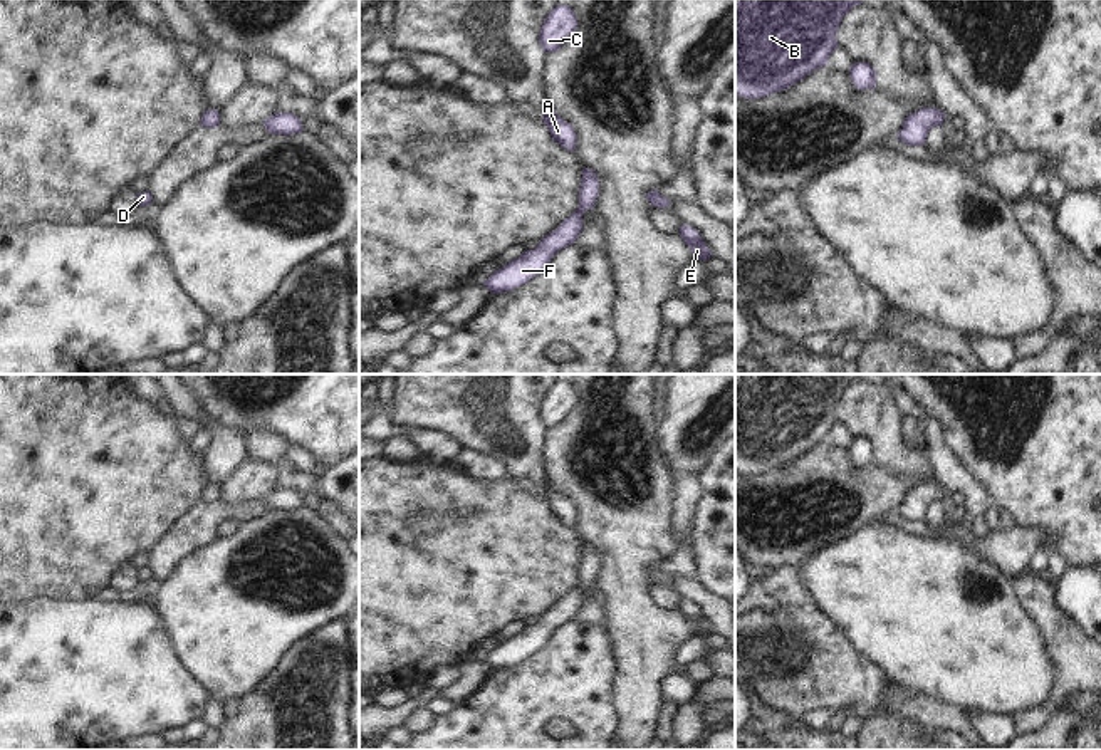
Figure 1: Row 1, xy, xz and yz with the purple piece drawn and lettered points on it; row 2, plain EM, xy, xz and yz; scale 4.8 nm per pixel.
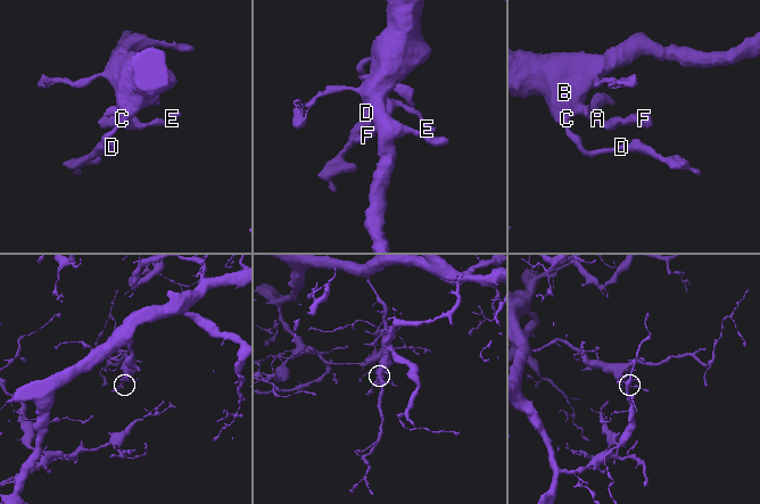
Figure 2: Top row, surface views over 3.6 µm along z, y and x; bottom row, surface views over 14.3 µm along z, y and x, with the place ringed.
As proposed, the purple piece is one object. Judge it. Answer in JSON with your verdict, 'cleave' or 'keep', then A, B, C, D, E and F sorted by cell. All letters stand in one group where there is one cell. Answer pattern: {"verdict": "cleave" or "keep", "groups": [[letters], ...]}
{"verdict": "keep", "groups": [["A", "B", "C", "D", "E", "F"]]}

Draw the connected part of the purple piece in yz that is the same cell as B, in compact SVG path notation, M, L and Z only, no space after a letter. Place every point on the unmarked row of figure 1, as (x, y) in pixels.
M735 374L735 471L780 468L827 441L844 391L863 374Z

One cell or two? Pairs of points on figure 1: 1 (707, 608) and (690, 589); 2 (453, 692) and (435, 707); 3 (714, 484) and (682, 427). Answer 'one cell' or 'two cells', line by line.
1: one cell
2: two cells
3: two cells

